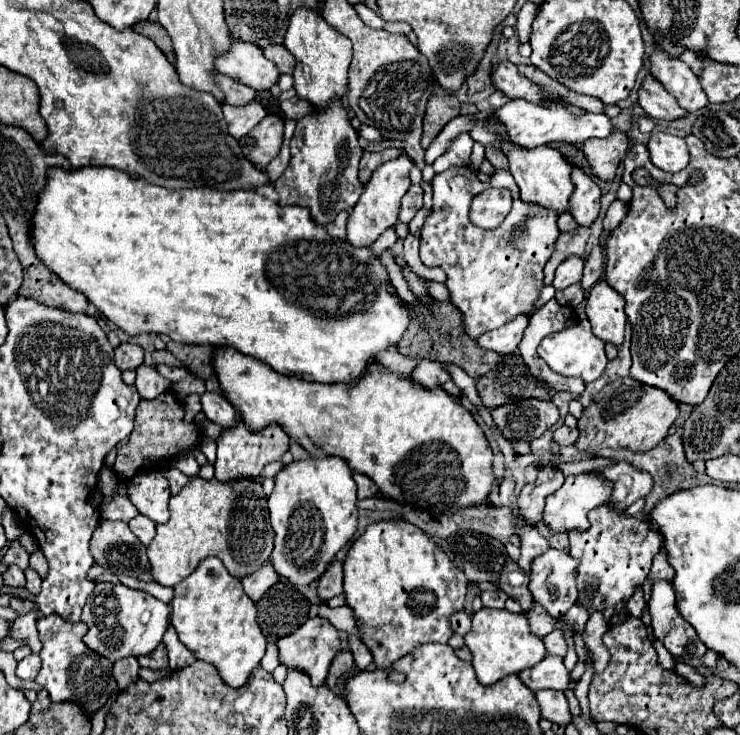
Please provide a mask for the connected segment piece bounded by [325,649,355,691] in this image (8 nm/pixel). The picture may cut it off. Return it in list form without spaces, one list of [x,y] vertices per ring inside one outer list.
[[[345,649],[345,651],[341,651],[341,653],[335,657],[333,665],[331,665],[331,671],[329,671],[329,677],[327,677],[325,685],[327,685],[331,691],[337,691],[339,679],[341,679],[345,673],[349,673],[349,671],[353,669],[353,665],[355,665],[353,655],[351,655],[347,649]]]

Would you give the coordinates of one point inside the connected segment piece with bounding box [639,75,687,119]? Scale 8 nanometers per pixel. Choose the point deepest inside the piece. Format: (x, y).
(653, 97)

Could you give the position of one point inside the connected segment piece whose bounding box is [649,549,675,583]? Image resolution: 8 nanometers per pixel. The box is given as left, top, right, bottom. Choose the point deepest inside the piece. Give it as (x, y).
(661, 569)

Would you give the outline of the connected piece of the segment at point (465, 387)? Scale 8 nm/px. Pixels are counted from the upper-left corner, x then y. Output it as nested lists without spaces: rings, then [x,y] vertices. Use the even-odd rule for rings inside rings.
[[[441,363],[441,365],[445,370],[449,371],[453,381],[460,388],[461,393],[466,395],[473,405],[483,406],[482,400],[476,388],[475,379],[467,375],[464,370],[456,365],[448,363]]]

